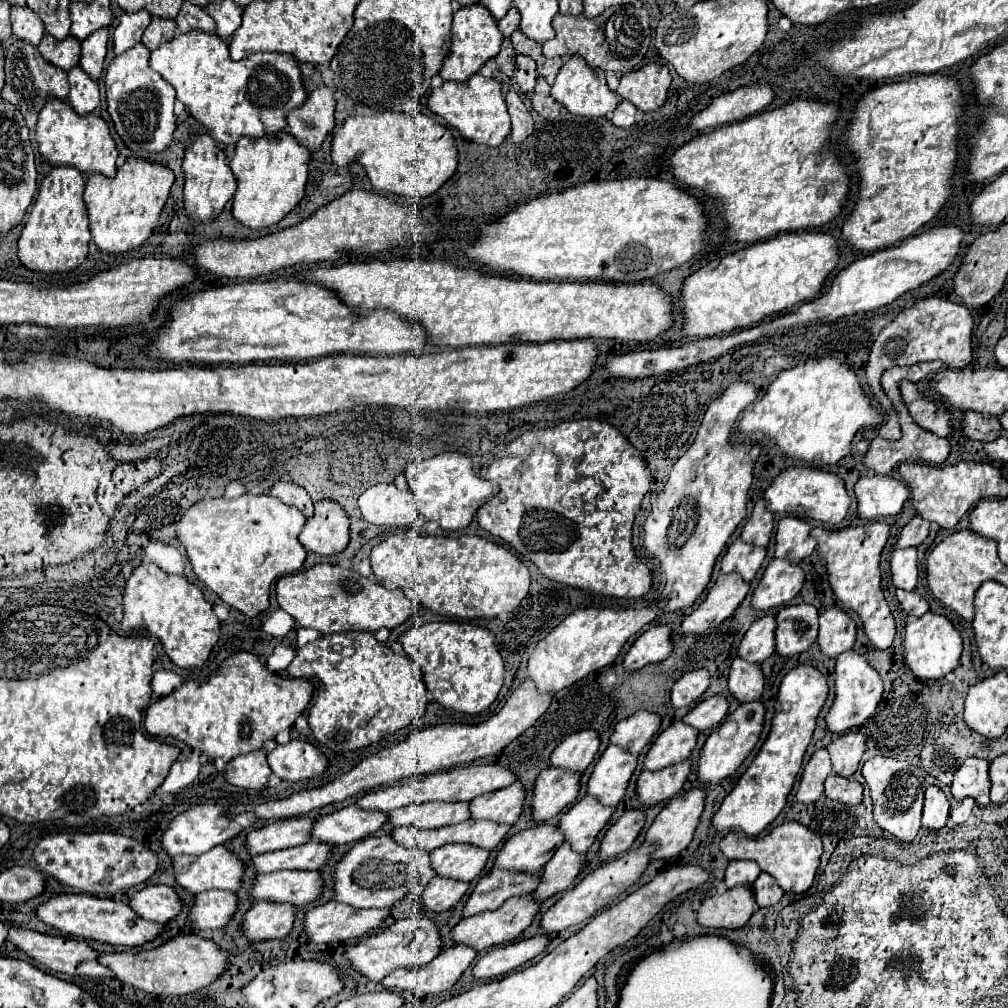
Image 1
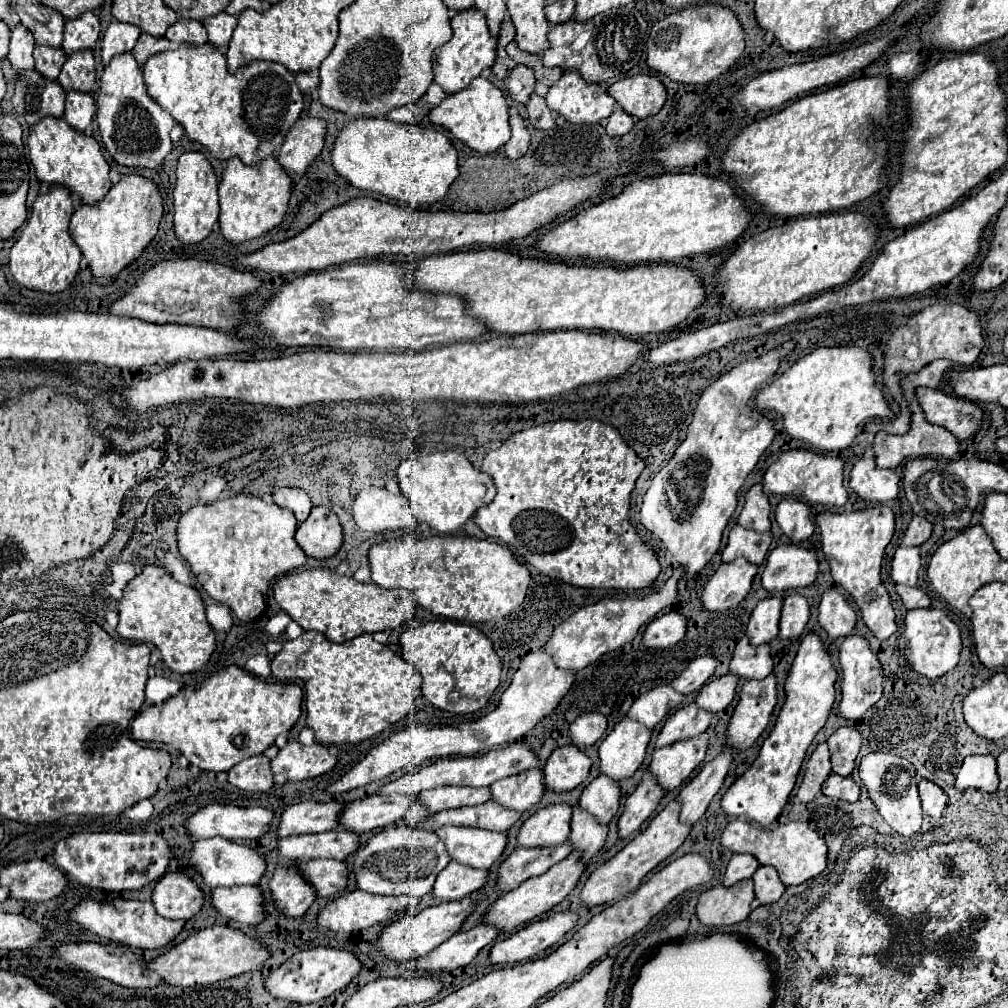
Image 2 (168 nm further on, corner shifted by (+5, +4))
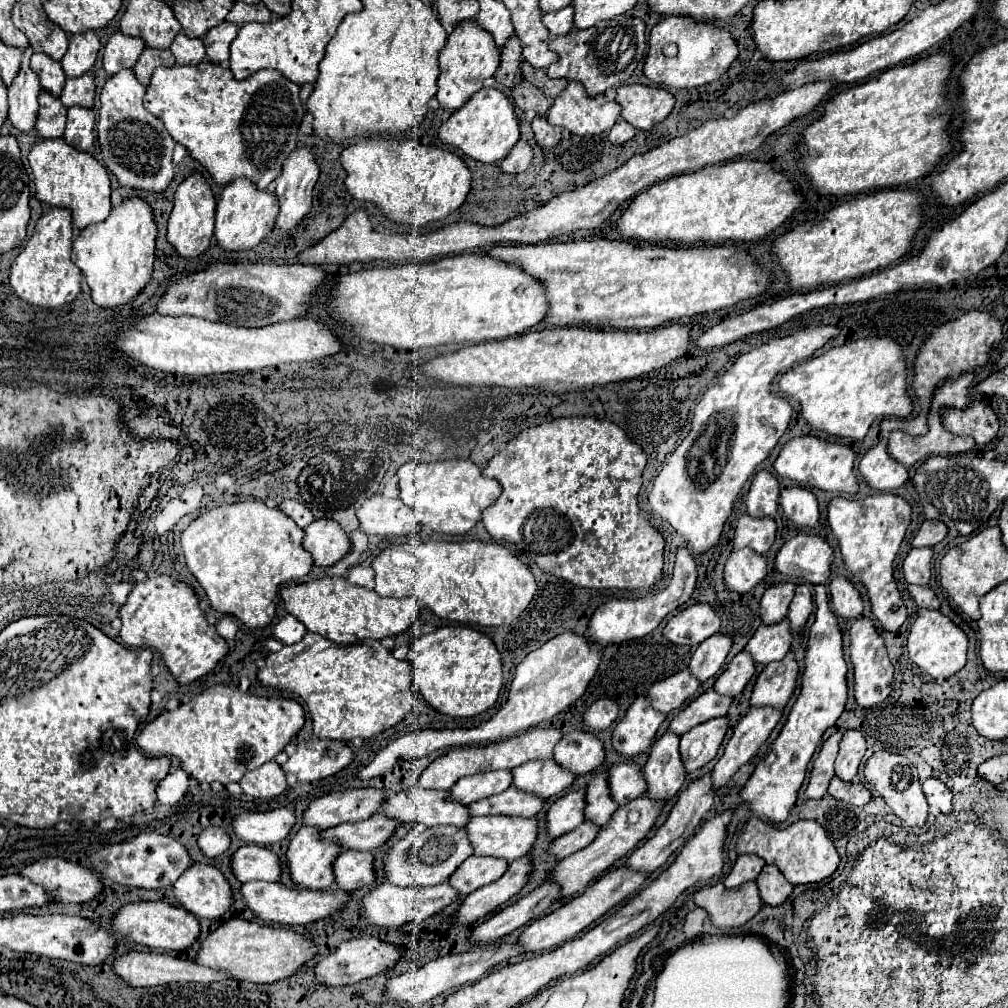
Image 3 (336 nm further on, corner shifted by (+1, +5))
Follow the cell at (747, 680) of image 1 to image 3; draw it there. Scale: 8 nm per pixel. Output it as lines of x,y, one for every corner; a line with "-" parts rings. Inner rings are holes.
787,618
779,624
765,626
761,624
757,632
751,636
751,640
745,646
745,652
751,654
753,662
757,666
767,666
769,662
783,660
791,646
791,630

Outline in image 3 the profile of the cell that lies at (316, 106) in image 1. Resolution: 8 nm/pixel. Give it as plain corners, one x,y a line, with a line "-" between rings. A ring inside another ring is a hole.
299,146
285,158
283,170
275,180
275,194
281,206
277,216
279,234
287,234
291,228
295,228
311,210
311,192
317,178
319,166
315,162
315,150
311,146

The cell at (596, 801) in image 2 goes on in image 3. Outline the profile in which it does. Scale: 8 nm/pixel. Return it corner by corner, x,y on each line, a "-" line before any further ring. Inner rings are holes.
623,762
609,768
609,792
611,798
625,806
631,800
639,798
645,792
645,780
643,772
635,762

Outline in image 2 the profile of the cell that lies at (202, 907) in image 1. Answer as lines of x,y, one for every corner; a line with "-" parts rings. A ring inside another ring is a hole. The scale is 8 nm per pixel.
257,885
217,887
213,891
213,907
219,915
235,919
243,925
259,925
267,917
263,891

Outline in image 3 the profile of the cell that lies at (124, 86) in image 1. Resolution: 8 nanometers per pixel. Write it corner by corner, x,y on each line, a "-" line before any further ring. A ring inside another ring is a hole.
119,70
115,76
107,78
101,90
101,108
97,122
97,136
103,154
103,164
117,176
121,186
161,192
173,180
173,138
165,130
161,118
147,112
143,106
145,86
137,80
133,70

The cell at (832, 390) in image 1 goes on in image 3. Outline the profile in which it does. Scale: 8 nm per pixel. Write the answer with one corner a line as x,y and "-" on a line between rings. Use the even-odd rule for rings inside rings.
865,338
831,348
785,372
777,388
785,396
799,400
803,418
815,430
837,438
863,440
875,418
907,418
913,410
907,396
903,350
891,338

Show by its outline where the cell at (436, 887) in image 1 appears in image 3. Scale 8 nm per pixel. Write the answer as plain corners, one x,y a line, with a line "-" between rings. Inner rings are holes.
469,856
461,868
457,868
457,874
449,878
447,882
457,890
459,896
467,896
469,892
495,882
507,872
507,862
499,858
481,858
481,856

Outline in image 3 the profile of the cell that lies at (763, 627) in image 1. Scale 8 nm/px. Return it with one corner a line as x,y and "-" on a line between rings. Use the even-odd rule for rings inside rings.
781,582
765,590
761,598
761,610
759,610
763,624
771,626
771,624
781,622
787,616
787,608
793,598
793,590
795,590
795,582

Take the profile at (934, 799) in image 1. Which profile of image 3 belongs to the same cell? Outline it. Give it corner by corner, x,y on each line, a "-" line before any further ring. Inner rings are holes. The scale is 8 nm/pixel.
927,778
923,782
923,792
927,796
929,806
935,806
943,814
951,812
951,790
937,778

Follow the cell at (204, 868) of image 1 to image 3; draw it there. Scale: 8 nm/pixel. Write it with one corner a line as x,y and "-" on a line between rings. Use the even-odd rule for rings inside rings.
245,844
235,850
231,856
231,872
239,882
249,880
265,880
265,882
277,882
281,874
279,858
263,846

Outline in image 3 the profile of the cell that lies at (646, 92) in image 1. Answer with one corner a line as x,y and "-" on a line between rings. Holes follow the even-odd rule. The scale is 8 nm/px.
643,84
619,86
615,102
623,106
621,116
639,130
649,130
655,124
663,122
675,106
675,98
671,92
659,86

